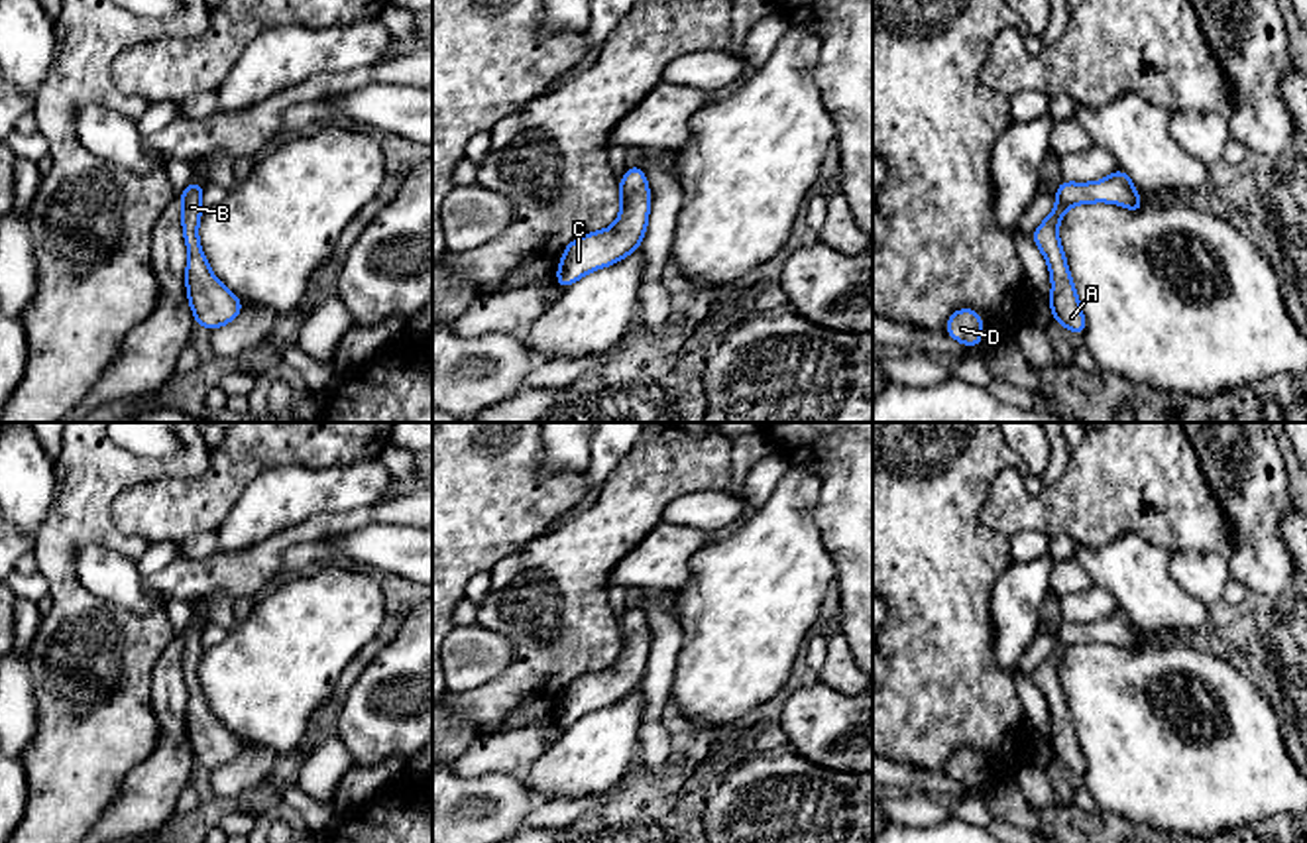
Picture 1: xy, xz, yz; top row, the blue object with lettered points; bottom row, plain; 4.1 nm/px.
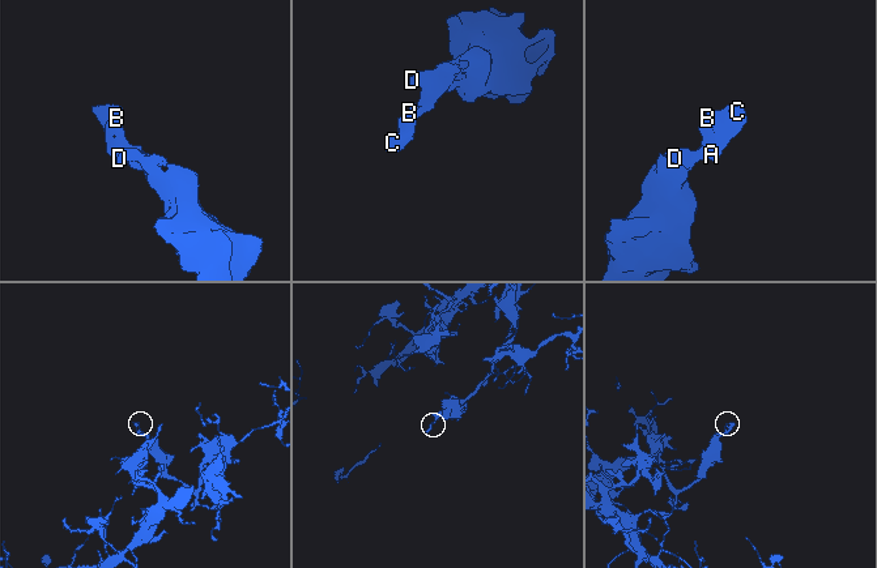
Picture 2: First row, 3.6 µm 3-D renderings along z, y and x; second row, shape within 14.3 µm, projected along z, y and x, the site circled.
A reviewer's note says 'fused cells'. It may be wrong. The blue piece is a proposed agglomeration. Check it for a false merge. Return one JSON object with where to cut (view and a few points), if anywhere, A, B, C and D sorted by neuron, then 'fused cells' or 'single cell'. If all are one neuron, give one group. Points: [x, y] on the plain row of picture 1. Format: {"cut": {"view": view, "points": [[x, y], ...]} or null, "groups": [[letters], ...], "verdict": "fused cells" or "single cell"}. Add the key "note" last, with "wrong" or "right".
{"cut": null, "groups": [["A", "B", "C", "D"]], "verdict": "single cell", "note": "wrong"}

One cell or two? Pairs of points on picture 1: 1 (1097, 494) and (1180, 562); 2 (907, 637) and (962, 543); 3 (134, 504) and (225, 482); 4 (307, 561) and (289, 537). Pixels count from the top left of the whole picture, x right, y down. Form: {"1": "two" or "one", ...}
{"1": "two", "2": "one", "3": "one", "4": "two"}

